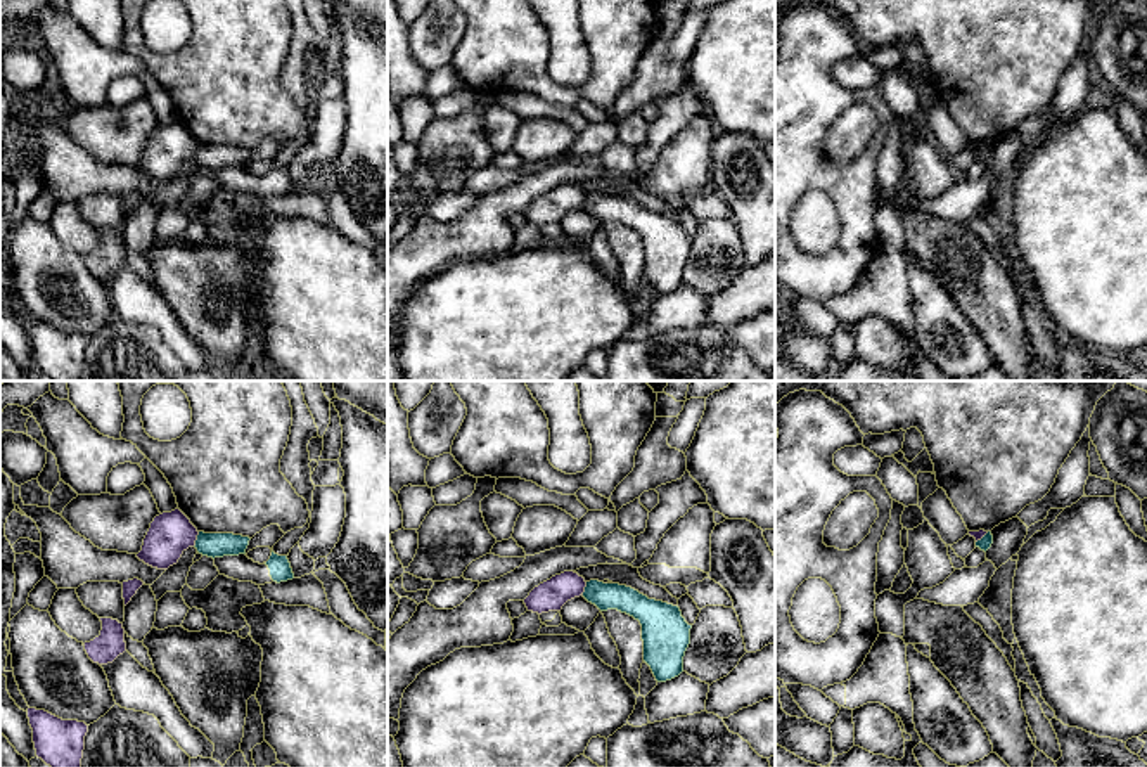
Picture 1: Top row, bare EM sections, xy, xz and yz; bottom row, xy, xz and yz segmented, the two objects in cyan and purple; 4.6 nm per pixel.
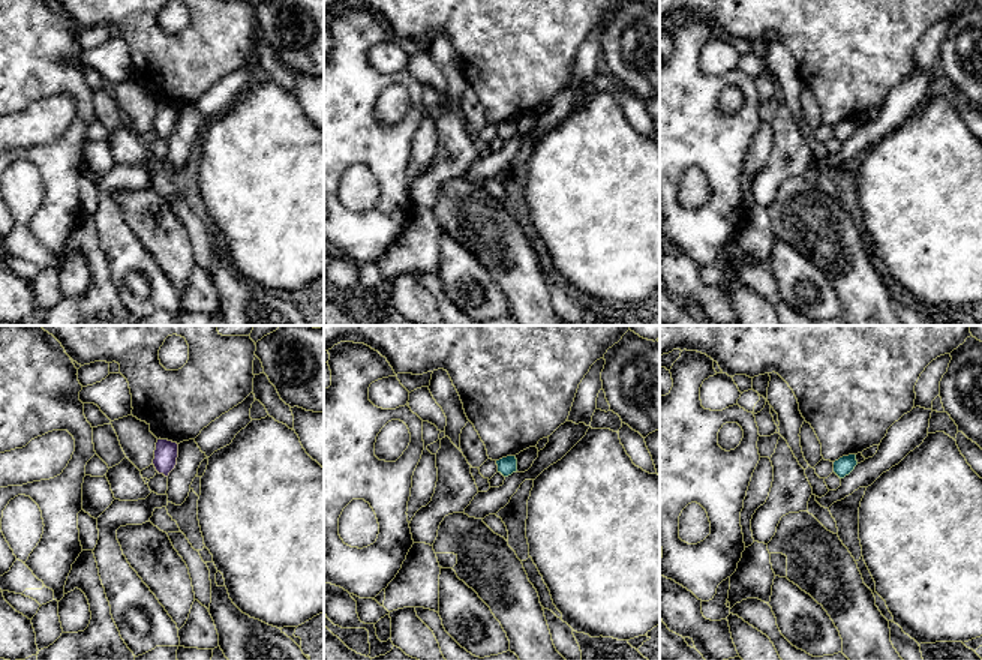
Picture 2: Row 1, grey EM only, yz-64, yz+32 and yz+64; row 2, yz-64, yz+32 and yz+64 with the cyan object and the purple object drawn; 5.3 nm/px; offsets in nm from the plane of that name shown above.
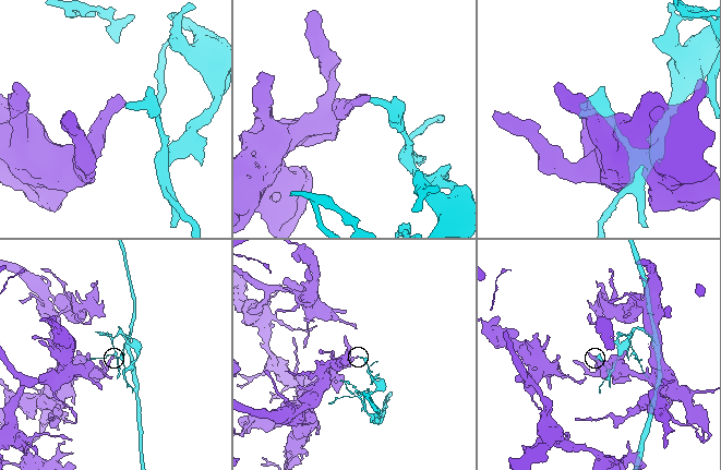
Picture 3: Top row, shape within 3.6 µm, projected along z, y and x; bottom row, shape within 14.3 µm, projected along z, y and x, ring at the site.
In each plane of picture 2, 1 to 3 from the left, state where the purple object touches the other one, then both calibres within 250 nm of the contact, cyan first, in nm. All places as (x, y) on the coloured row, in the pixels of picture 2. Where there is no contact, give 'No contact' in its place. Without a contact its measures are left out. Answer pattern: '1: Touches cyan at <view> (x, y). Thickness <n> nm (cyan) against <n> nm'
1: No contact
2: No contact
3: No contact

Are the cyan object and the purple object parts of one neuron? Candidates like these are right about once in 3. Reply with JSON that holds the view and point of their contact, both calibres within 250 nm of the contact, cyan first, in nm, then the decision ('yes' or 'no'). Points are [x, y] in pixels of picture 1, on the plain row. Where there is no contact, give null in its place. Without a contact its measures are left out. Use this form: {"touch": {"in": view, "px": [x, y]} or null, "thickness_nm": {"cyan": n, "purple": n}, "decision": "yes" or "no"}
{"touch": {"in": "xy", "px": [198, 151]}, "thickness_nm": {"cyan": 110, "purple": 200}, "decision": "no"}

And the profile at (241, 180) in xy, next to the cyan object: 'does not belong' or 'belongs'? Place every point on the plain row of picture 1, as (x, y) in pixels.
belongs

